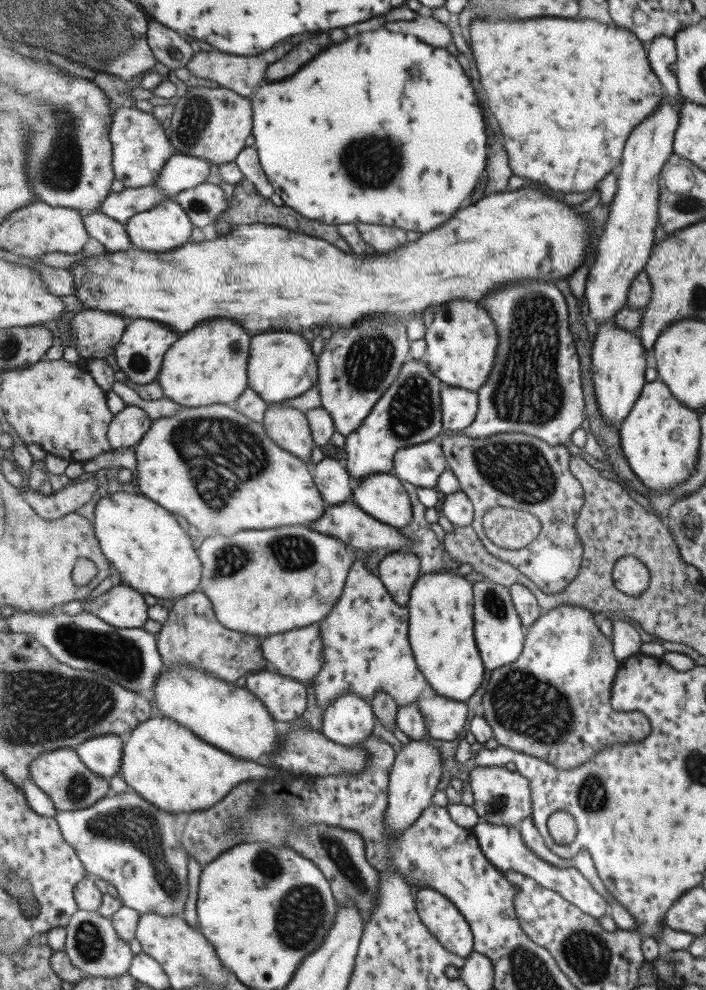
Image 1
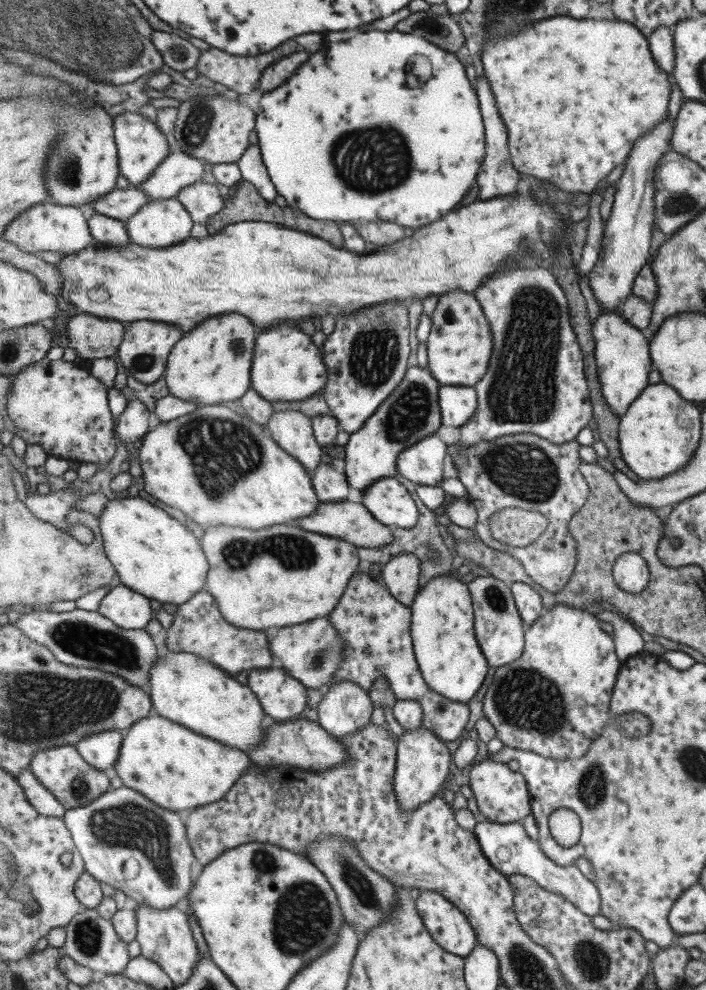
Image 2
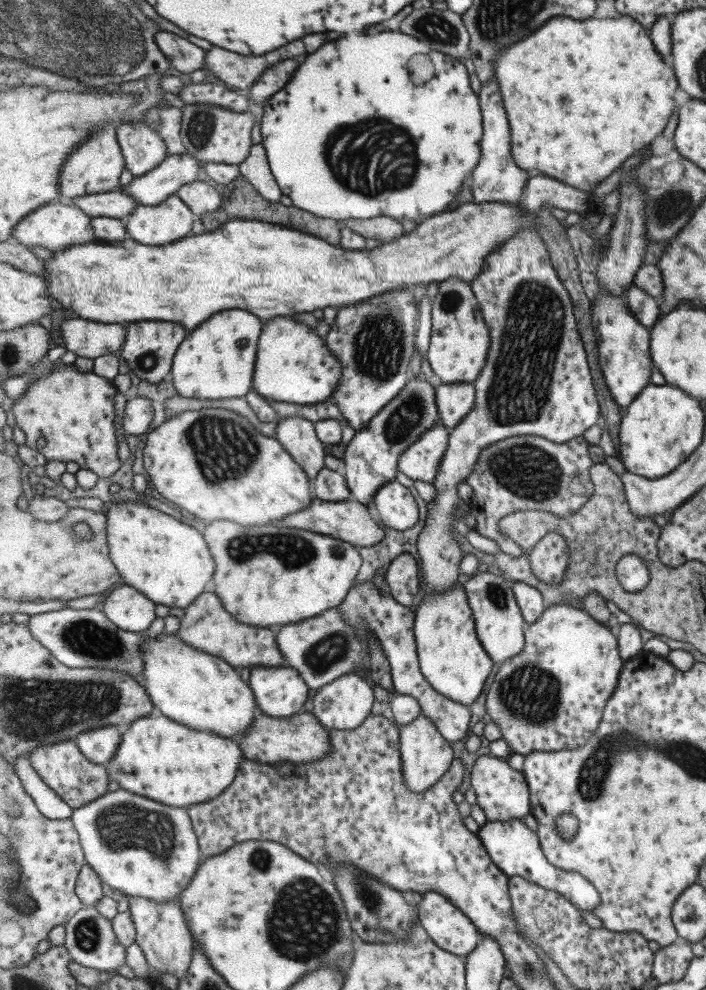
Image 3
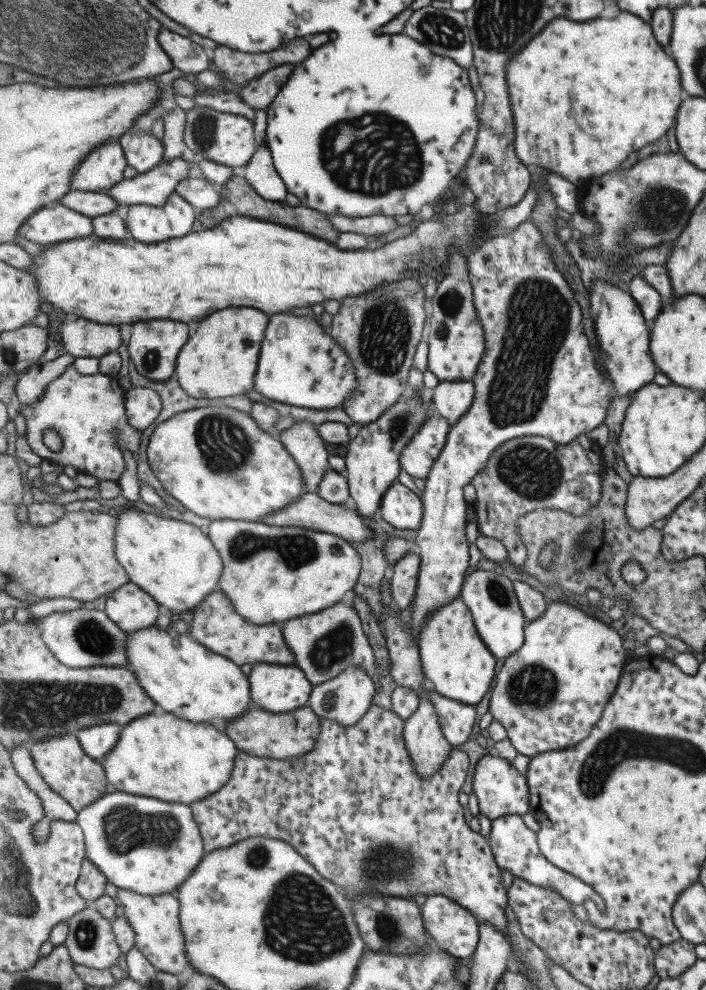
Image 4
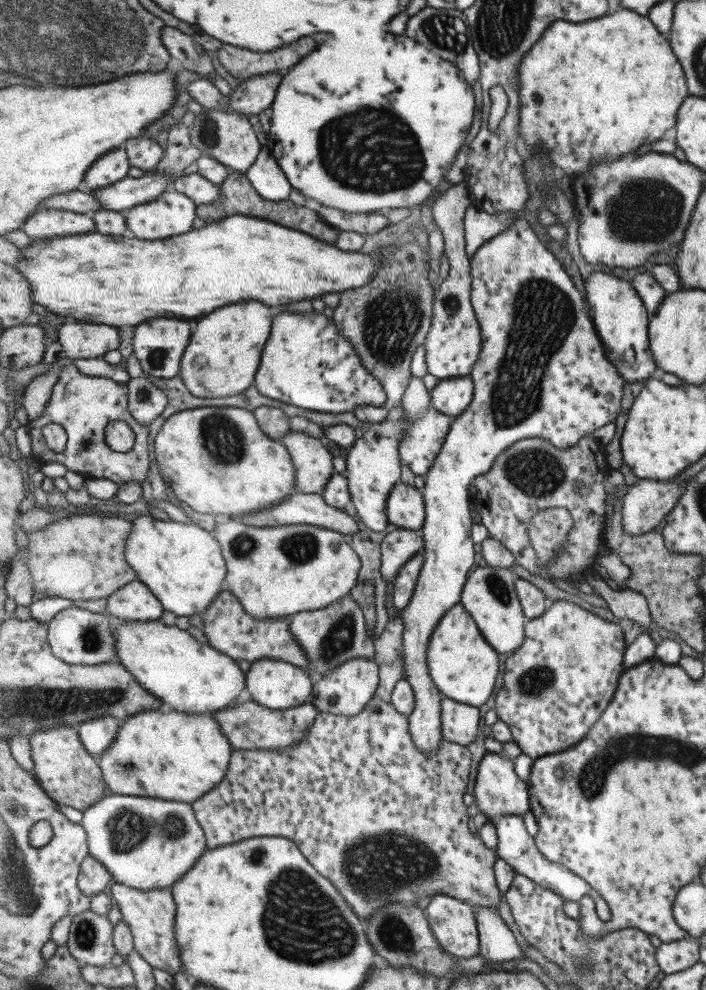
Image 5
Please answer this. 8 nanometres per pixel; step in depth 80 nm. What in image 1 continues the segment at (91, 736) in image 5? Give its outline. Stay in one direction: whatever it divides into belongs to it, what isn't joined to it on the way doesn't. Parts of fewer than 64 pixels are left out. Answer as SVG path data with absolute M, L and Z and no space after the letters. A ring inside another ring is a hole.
M117 734L102 735L87 740L75 749L87 768L111 780L122 770L125 739L126 737Z

